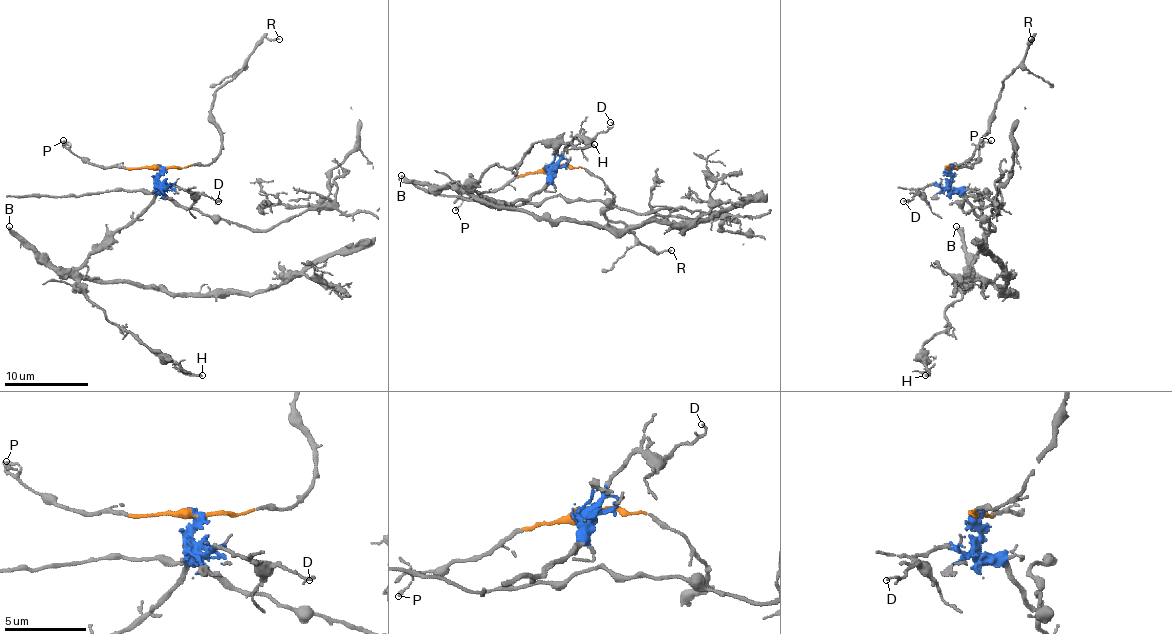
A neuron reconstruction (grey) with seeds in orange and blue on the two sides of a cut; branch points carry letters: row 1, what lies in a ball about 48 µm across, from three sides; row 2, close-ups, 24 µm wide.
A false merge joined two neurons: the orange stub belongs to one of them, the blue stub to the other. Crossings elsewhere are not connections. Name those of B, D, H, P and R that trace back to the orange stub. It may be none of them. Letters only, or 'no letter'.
P, R

